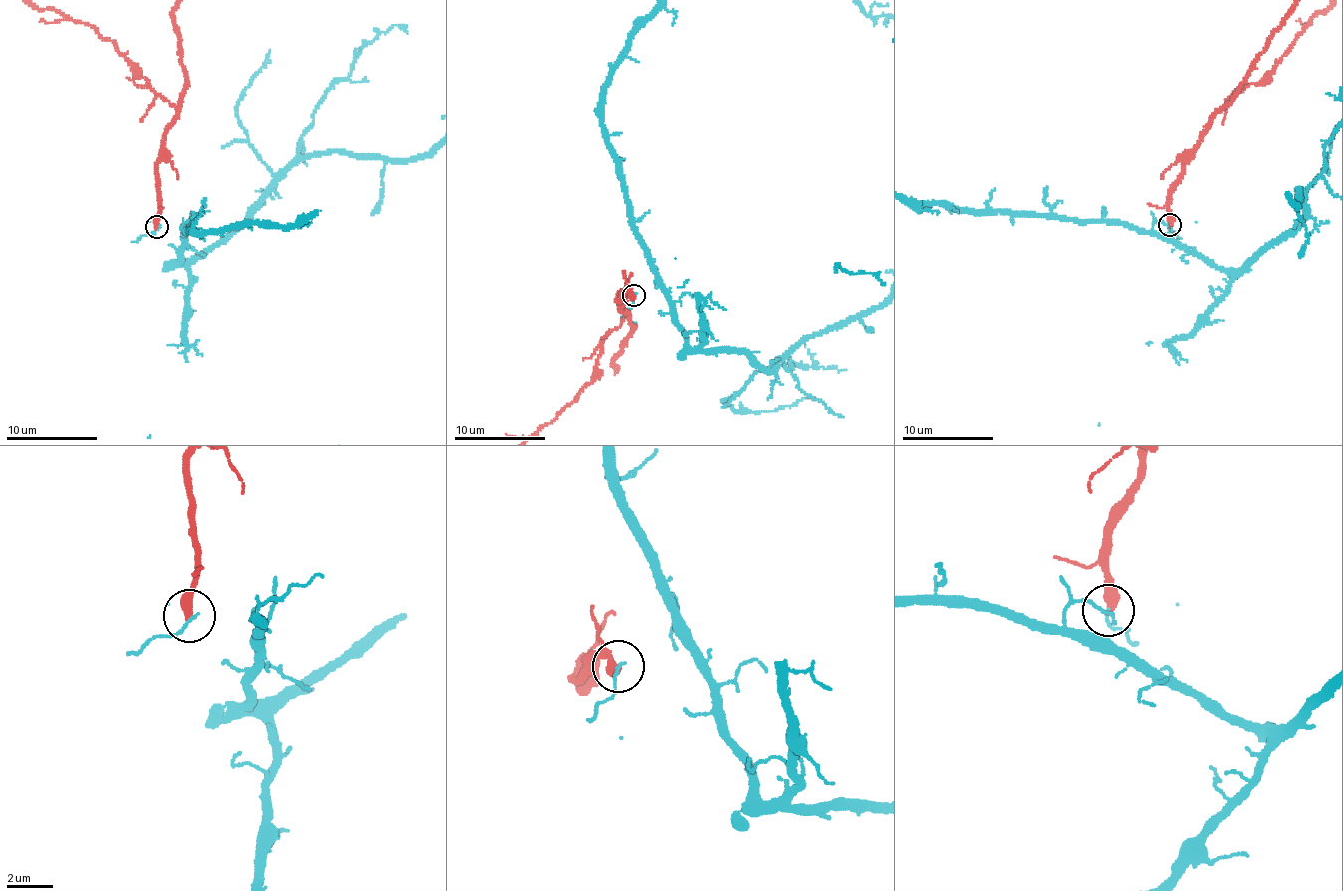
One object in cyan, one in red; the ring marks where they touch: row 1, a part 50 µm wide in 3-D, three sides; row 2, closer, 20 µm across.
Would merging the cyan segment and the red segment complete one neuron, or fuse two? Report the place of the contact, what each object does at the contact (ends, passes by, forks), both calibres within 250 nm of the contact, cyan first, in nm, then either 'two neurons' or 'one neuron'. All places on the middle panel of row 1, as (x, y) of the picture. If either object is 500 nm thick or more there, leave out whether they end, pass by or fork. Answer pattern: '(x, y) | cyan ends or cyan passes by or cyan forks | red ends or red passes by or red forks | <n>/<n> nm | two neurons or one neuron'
(634, 295) | cyan ends | red ends | 120/440 nm | two neurons

